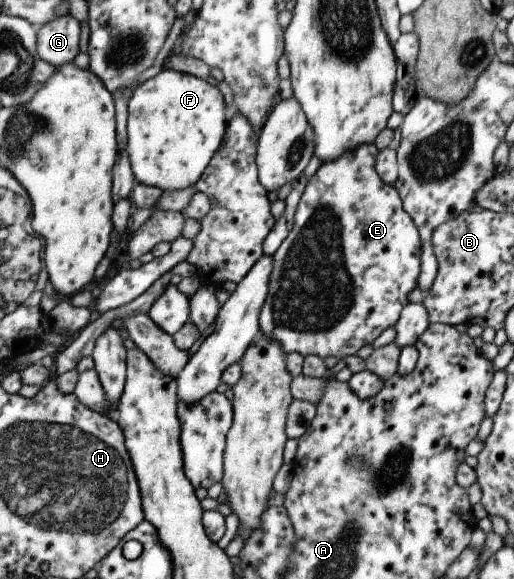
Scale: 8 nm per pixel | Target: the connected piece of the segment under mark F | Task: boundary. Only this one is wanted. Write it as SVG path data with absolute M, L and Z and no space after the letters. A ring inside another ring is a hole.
M163 69L140 84L128 102L127 145L137 184L182 191L196 186L226 136L224 94L205 79Z

